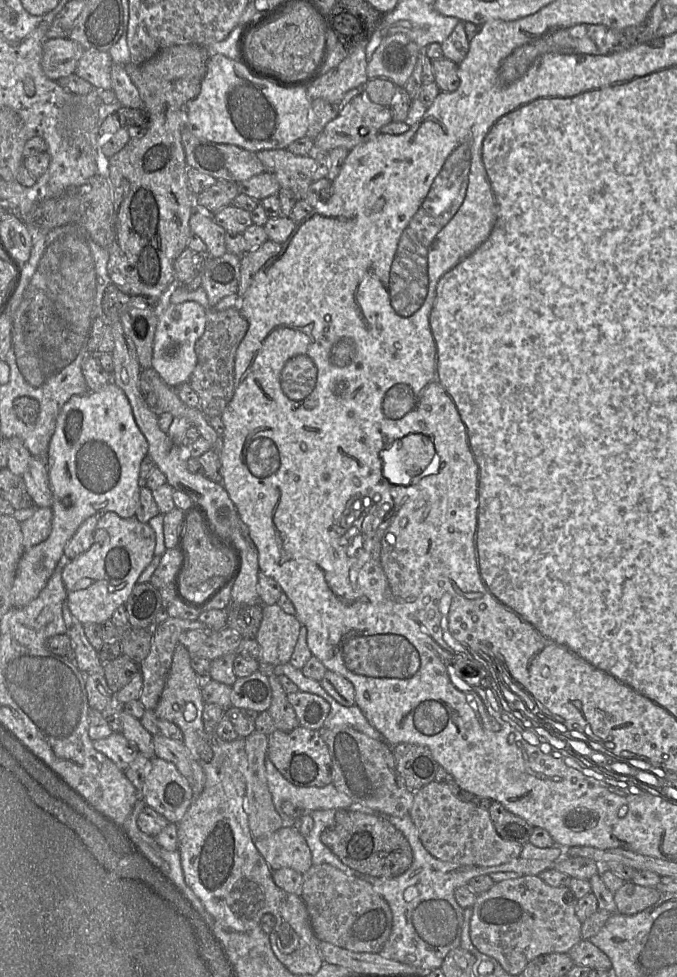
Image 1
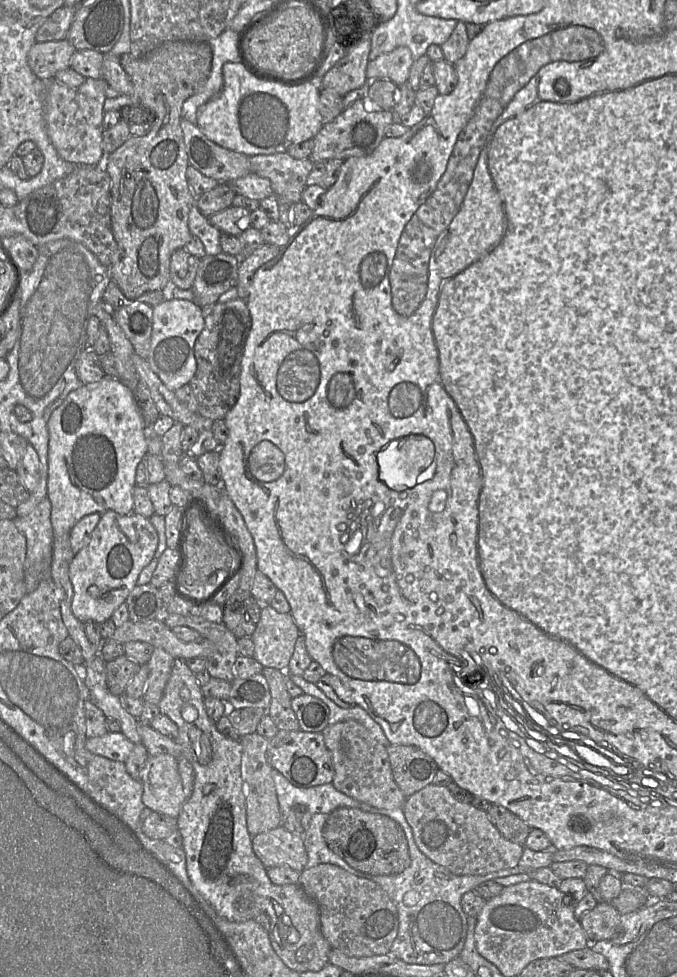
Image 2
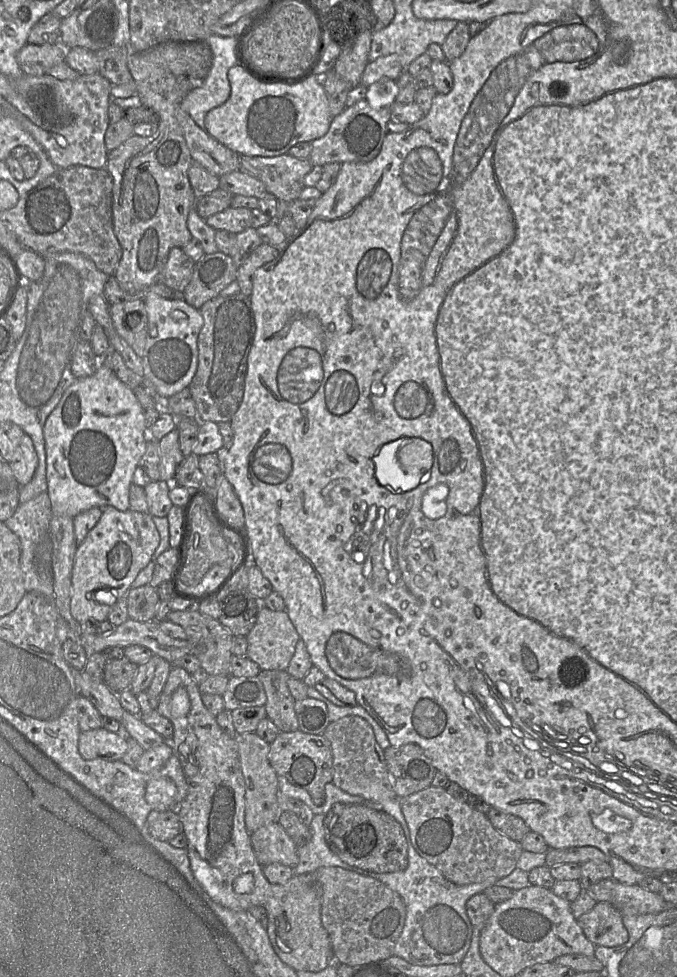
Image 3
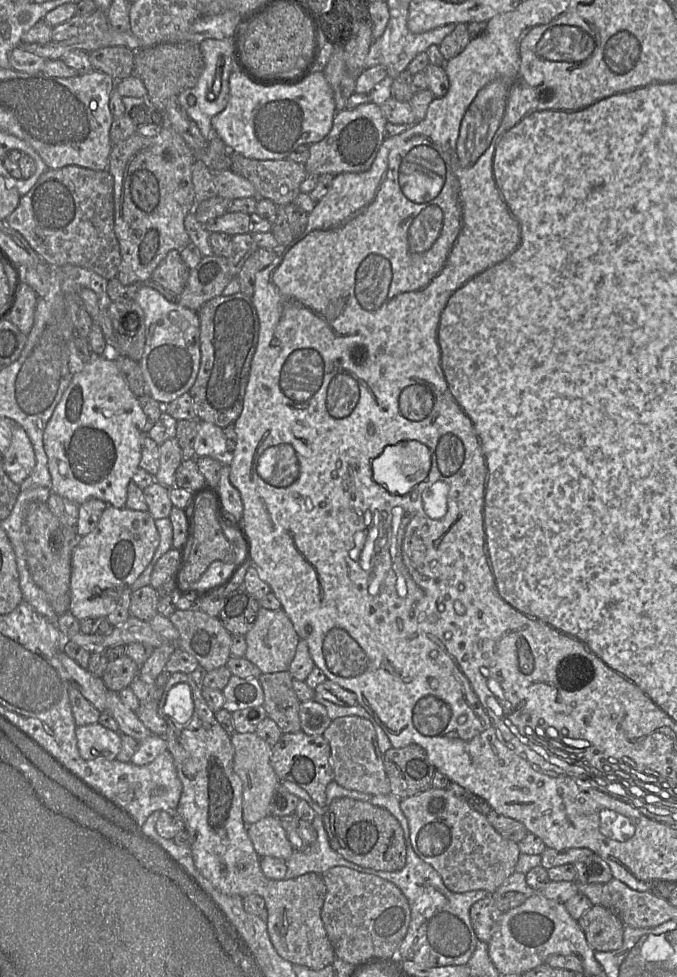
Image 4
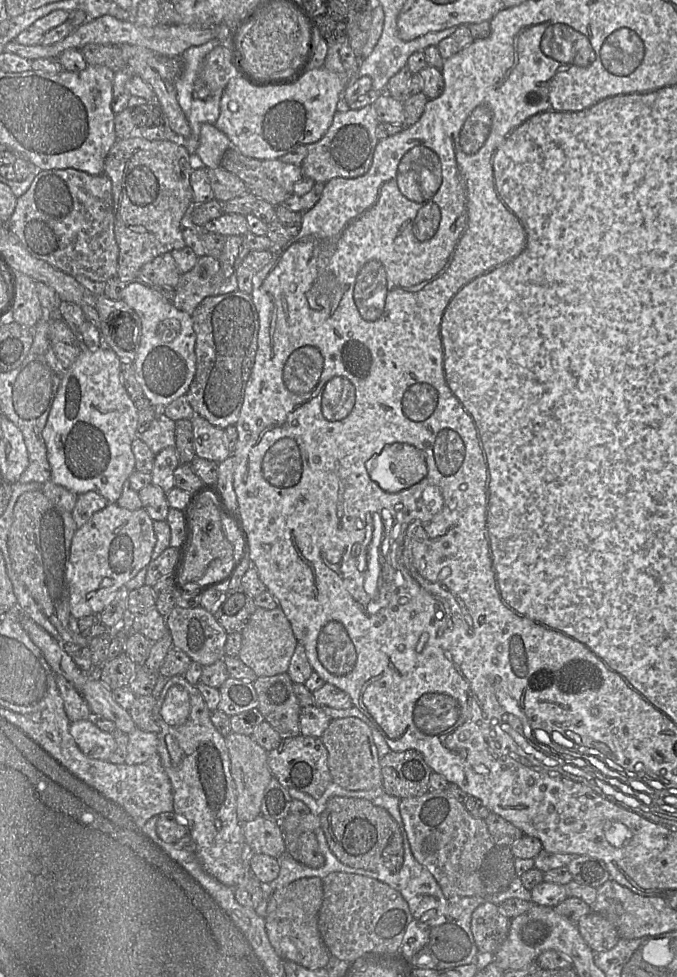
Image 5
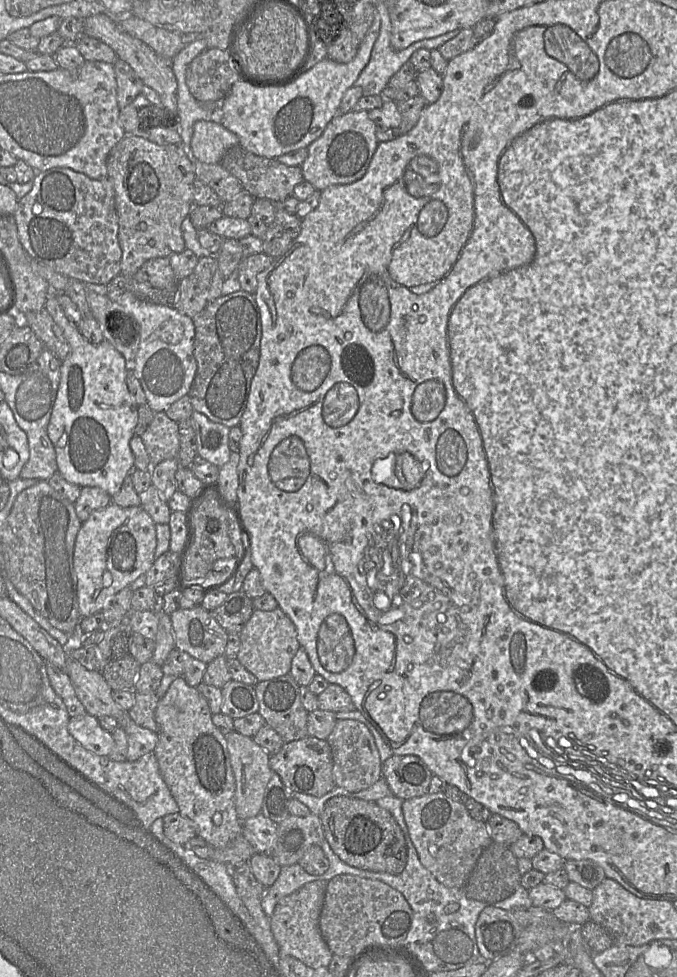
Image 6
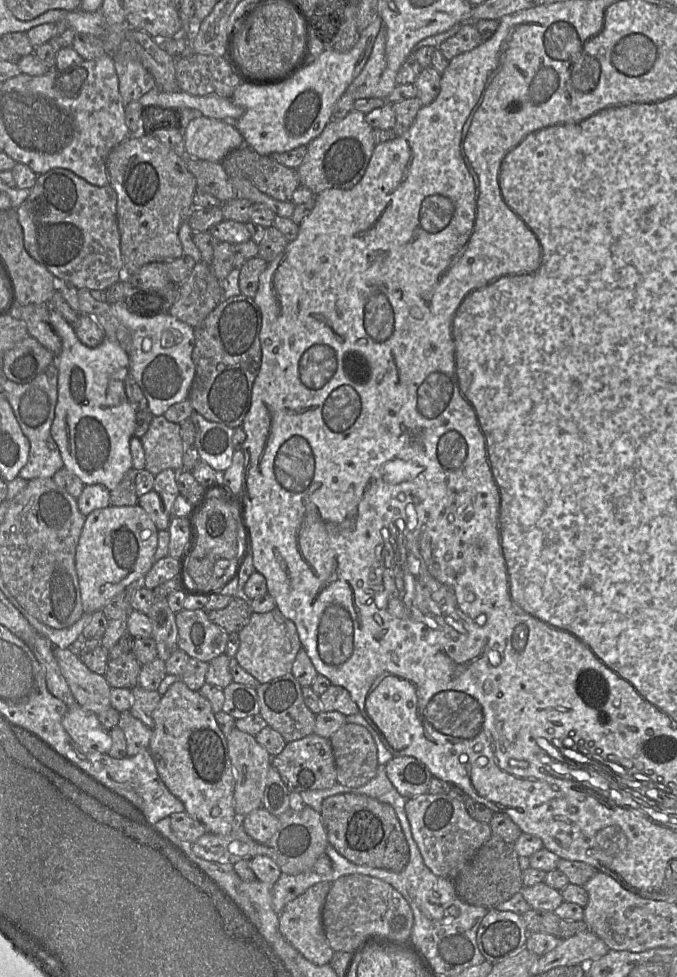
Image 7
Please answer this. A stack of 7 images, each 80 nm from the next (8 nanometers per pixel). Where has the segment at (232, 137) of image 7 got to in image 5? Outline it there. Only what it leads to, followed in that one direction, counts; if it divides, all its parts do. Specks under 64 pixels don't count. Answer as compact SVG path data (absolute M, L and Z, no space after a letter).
M203 124L194 159L203 168L219 168L223 155L230 147L231 141L224 133L212 124Z

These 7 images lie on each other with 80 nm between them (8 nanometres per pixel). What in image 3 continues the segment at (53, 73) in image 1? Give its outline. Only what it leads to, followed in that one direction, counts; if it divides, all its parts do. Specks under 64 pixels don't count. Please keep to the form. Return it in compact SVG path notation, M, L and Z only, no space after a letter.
M59 41L53 44L25 44L16 59L24 74L41 76L55 65L64 62L67 49Z

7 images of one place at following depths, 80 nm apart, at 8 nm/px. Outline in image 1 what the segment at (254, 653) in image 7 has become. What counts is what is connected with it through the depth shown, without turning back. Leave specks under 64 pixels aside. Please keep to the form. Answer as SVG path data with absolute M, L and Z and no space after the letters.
M278 604L263 605L263 617L255 640L259 644L258 661L262 666L278 666L290 662L302 624L295 615L284 612Z

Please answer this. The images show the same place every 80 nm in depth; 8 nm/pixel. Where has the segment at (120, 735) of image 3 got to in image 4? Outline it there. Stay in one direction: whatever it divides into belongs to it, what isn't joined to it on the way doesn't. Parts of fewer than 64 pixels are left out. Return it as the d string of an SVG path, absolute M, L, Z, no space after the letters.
M93 723L76 727L77 746L85 760L104 758L115 760L121 750L121 733Z

